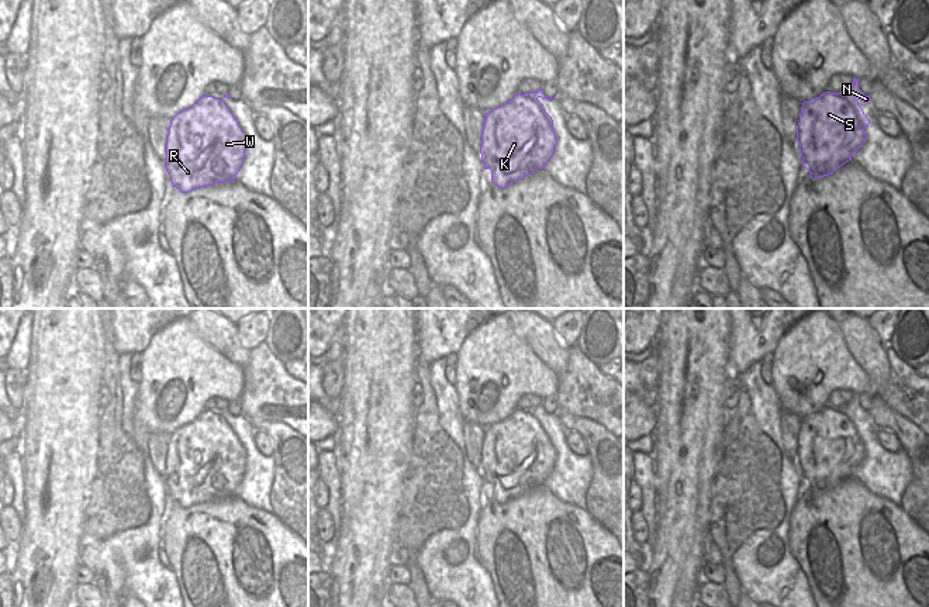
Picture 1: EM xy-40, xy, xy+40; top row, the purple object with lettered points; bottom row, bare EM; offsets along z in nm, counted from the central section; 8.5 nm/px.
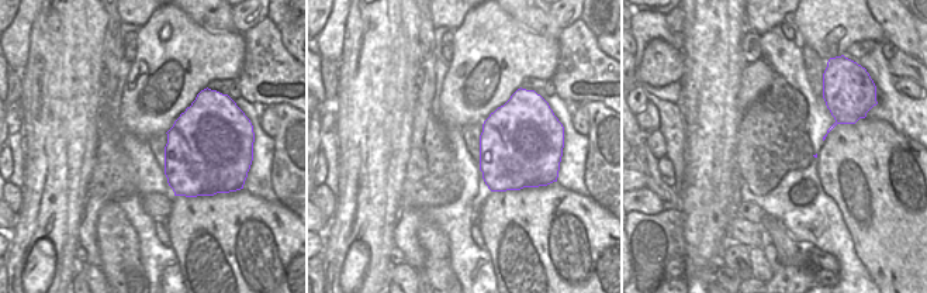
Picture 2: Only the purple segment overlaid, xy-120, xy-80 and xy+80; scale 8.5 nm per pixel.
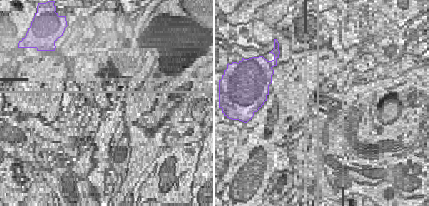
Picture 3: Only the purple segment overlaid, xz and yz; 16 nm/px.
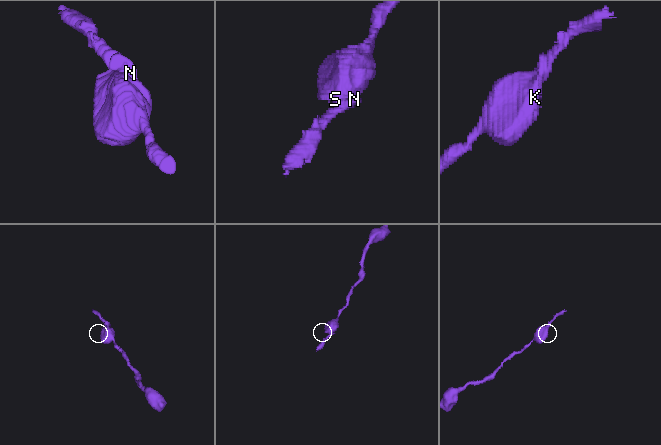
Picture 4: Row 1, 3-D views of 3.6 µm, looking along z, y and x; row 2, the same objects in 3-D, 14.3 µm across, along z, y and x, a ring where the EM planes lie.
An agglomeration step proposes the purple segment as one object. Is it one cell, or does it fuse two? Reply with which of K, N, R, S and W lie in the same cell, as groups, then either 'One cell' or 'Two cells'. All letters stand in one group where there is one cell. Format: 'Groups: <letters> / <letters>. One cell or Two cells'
Groups: K N R S W. One cell

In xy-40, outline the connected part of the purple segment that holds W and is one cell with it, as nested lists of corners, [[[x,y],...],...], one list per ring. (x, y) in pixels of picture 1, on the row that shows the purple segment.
[[[203,94],[170,120],[165,168],[173,187],[189,193],[235,180],[245,159],[246,141],[228,106]]]

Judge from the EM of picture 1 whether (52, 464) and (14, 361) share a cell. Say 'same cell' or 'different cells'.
different cells

